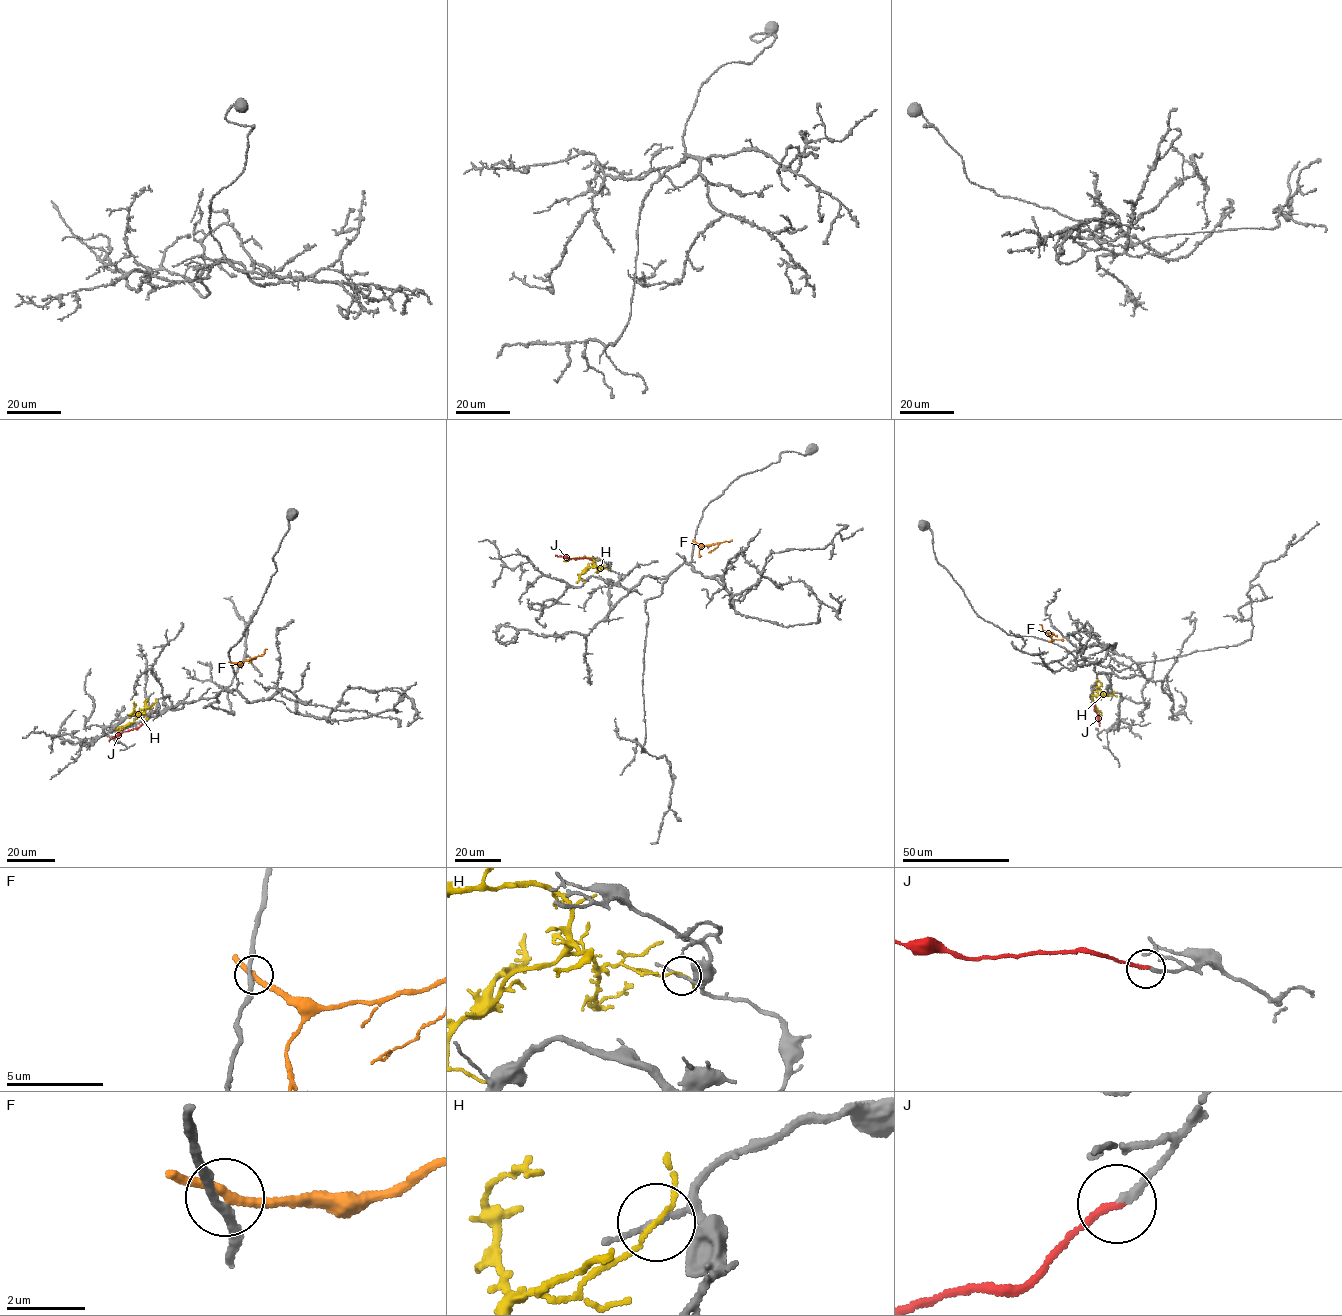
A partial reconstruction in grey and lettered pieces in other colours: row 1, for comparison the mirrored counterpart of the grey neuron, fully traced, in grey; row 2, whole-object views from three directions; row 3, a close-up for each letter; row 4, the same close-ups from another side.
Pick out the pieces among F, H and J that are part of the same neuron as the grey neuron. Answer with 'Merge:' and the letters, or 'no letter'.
Merge: J

